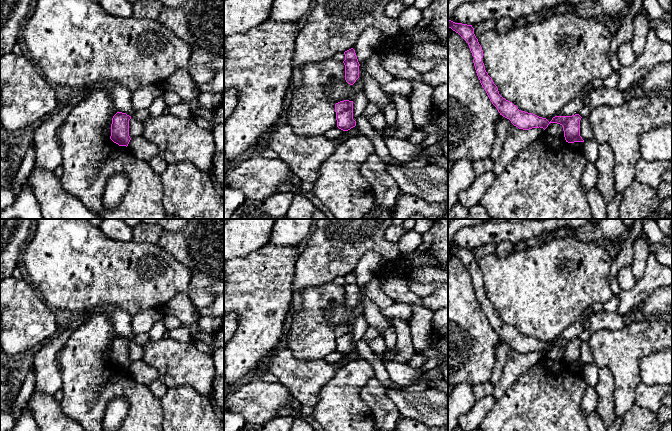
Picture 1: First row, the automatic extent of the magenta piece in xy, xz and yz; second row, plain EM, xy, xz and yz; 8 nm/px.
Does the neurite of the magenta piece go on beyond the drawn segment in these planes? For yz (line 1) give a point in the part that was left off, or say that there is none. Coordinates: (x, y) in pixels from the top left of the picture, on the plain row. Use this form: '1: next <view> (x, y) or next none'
1: next none

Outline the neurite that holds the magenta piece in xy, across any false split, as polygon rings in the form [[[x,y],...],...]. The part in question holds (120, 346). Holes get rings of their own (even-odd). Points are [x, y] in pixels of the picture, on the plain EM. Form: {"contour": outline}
{"contour": [[[117,336],[112,342],[110,363],[119,370],[128,370],[131,362],[129,360],[129,344],[131,340],[126,337]]]}

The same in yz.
{"contour": [[[449,244],[448,252],[451,252],[458,257],[468,267],[472,280],[474,281],[473,287],[480,307],[500,339],[509,343],[514,350],[523,354],[539,351],[545,354],[550,347],[557,347],[563,350],[566,366],[584,366],[580,360],[580,344],[582,341],[579,338],[572,340],[555,340],[549,346],[546,342],[519,334],[516,329],[503,322],[499,318],[498,312],[494,308],[492,302],[485,294],[482,285],[483,274],[474,258],[474,252],[472,249],[455,247]]]}

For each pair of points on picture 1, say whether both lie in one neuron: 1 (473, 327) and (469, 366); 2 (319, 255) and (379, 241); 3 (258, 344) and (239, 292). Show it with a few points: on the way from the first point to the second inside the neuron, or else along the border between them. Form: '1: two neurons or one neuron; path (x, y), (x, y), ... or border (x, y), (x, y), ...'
1: one neuron; path (469, 337), (466, 356)
2: one neuron; path (334, 249), (354, 248), (364, 241)
3: one neuron; path (258, 331), (258, 311), (252, 305)

